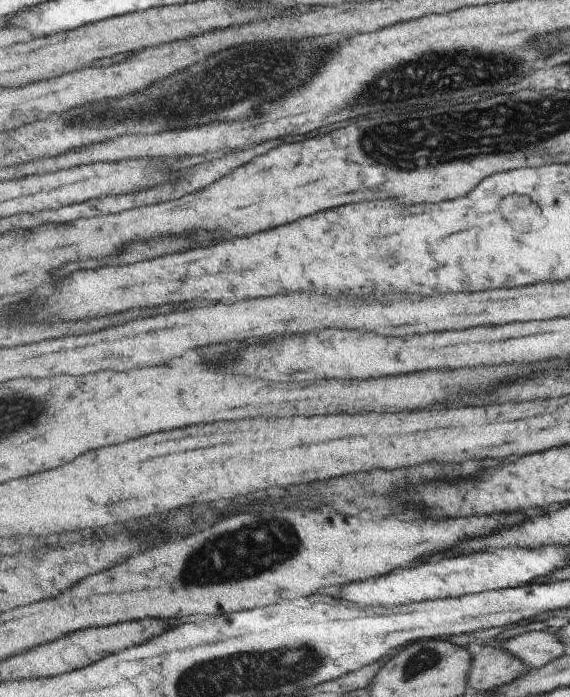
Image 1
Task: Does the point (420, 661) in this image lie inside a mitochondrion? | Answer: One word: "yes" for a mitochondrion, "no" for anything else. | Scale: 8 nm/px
yes

